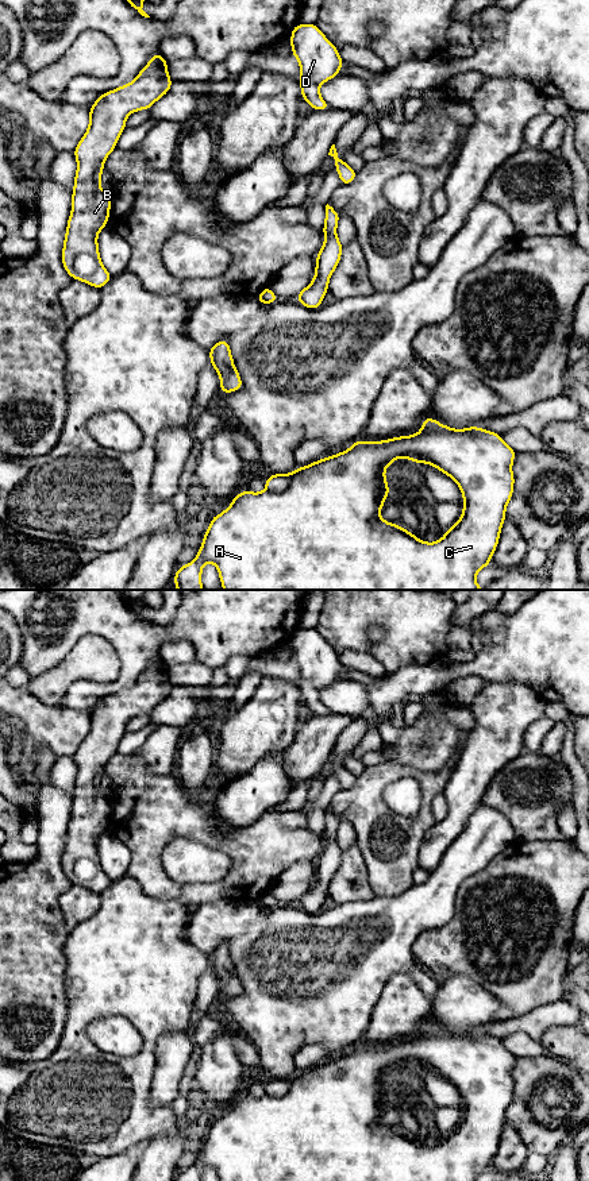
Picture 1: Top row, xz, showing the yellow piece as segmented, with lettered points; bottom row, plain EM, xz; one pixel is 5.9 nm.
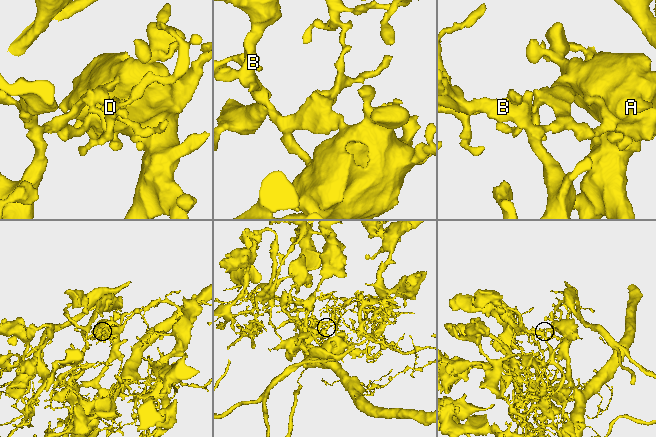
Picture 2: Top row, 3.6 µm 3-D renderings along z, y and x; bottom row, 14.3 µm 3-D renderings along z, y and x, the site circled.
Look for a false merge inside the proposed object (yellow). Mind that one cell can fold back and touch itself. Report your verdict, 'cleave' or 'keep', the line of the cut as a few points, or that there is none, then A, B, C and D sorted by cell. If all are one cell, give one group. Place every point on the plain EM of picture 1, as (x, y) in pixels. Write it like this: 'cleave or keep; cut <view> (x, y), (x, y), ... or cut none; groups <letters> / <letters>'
cleave; cut xz (291, 1079), (291, 1085), (283, 1095), (266, 1095); groups A C D / B

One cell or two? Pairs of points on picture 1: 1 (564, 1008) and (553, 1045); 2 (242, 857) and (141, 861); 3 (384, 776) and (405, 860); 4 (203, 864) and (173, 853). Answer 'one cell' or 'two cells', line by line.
1: two cells
2: one cell
3: one cell
4: one cell

